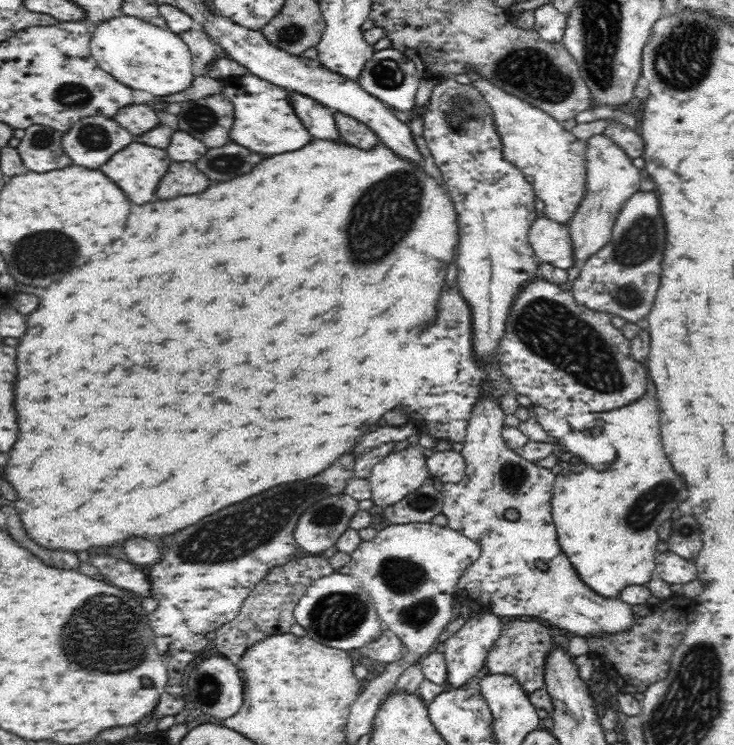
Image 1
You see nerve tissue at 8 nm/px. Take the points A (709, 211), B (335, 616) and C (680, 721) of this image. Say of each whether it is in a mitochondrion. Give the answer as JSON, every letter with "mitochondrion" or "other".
{"A":"other","B":"mitochondrion","C":"mitochondrion"}

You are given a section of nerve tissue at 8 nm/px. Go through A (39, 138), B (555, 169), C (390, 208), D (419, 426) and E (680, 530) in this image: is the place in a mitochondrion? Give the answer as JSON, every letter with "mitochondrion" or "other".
{"A":"mitochondrion","B":"other","C":"mitochondrion","D":"other","E":"mitochondrion"}

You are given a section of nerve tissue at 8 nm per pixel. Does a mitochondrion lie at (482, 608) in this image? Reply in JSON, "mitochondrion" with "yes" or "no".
{"mitochondrion":"no"}

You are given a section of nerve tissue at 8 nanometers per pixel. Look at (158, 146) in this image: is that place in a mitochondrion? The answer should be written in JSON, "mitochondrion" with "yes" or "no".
{"mitochondrion":"no"}

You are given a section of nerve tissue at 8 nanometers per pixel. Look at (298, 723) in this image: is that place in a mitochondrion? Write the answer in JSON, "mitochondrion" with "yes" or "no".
{"mitochondrion":"no"}

